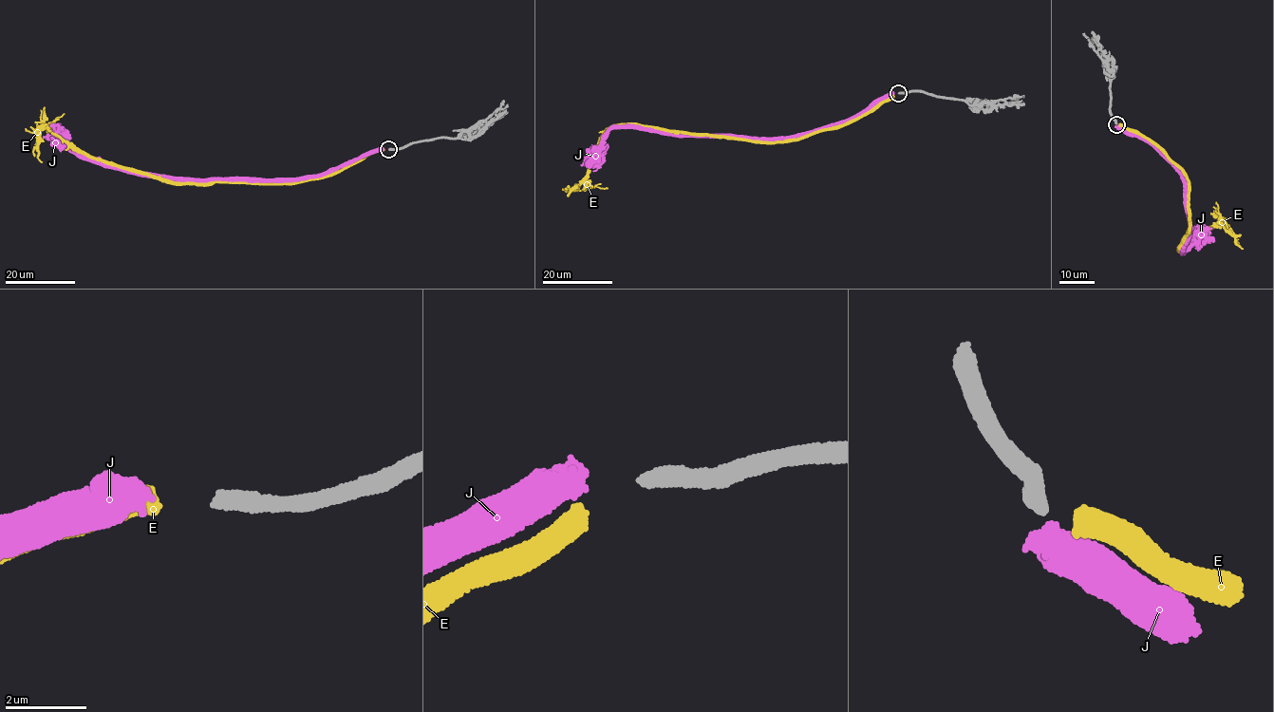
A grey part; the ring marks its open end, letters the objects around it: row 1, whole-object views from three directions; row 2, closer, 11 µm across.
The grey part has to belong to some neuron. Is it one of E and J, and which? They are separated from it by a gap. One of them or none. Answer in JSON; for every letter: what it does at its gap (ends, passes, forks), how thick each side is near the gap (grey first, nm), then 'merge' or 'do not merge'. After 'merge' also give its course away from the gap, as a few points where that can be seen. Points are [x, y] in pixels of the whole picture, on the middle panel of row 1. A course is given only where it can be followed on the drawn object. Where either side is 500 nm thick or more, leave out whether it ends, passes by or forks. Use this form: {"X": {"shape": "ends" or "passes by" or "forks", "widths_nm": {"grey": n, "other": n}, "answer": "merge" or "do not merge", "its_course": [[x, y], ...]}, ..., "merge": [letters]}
{"E": {"shape": "ends", "widths_nm": {"grey": 400, "other": 480}, "answer": "do not merge"}, "J": {"widths_nm": {"grey": 400, "other": 550}, "answer": "do not merge"}, "merge": []}

